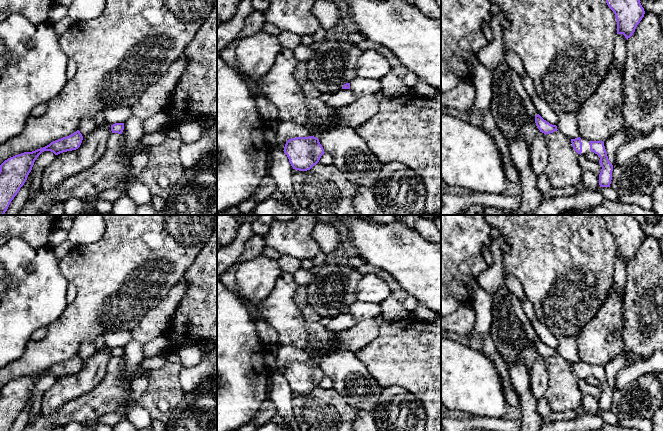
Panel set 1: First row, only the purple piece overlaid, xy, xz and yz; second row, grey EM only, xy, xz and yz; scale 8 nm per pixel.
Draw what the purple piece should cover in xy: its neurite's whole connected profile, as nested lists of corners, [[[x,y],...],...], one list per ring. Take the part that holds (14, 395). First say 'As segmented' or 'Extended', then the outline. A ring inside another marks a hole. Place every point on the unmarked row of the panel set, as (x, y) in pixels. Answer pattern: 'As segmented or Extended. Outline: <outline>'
As segmented. Outline: [[[79,354],[75,357],[51,366],[49,369],[32,376],[24,376],[8,382],[0,389],[0,431],[9,431],[11,425],[27,404],[37,381],[44,375],[55,379],[76,374],[83,360]]]

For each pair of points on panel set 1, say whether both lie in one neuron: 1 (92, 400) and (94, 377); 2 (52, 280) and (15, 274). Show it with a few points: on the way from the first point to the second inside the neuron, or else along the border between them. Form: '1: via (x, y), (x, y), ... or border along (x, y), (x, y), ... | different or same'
1: border along (107, 370), (104, 378), (93, 389), (72, 400) | different
2: via (43, 280), (24, 280) | same

